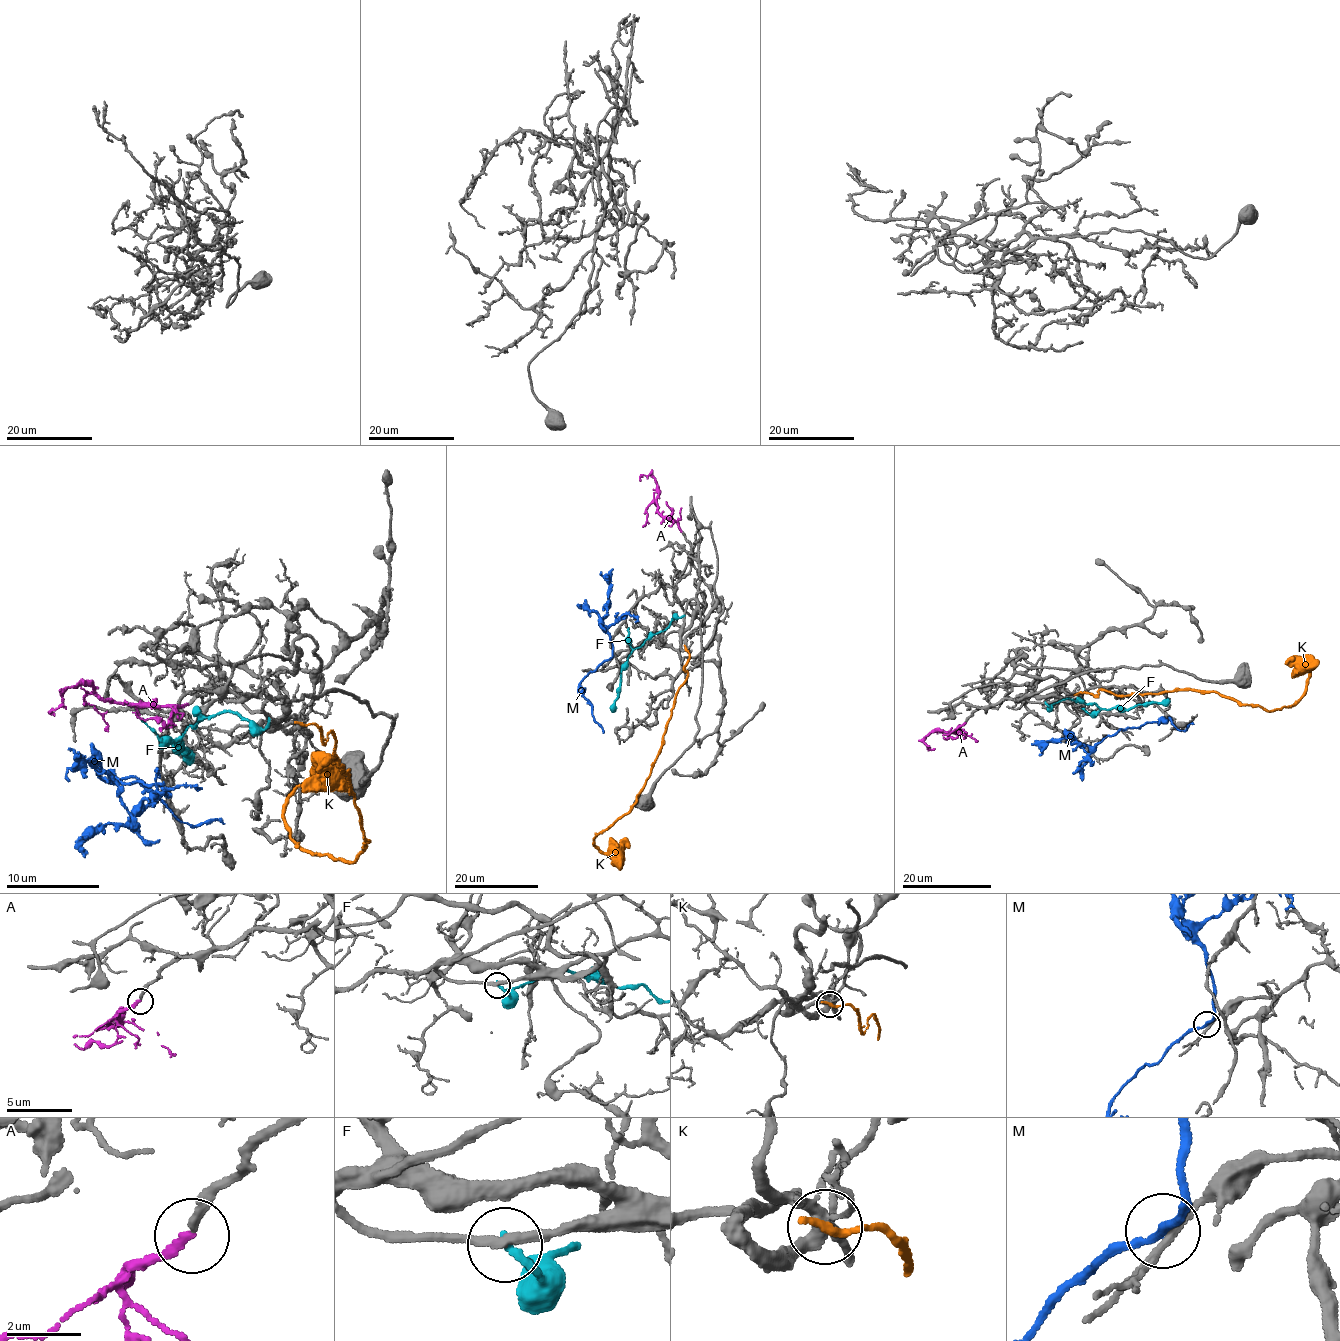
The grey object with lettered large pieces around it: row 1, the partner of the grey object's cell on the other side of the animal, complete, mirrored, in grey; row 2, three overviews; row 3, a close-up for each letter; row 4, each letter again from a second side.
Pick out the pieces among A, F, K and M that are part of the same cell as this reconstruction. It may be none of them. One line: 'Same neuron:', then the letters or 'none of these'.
Same neuron: A

